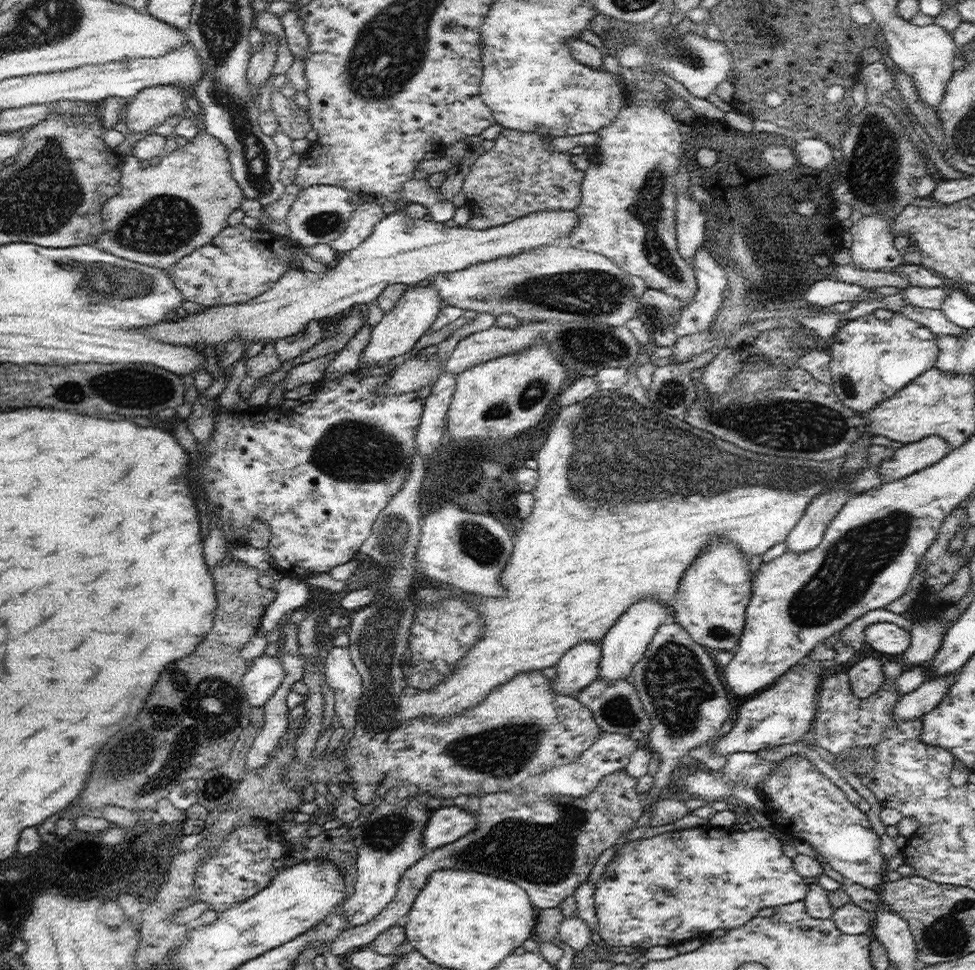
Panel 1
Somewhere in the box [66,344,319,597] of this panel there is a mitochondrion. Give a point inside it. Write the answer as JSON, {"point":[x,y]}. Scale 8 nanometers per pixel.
{"point":[161,377]}

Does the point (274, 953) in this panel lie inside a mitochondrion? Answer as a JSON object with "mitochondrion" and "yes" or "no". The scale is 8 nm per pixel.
{"mitochondrion":"no"}

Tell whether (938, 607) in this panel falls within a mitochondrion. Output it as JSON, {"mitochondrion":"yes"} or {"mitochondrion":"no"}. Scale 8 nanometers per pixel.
{"mitochondrion":"no"}

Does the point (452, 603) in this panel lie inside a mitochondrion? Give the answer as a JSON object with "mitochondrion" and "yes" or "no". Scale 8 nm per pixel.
{"mitochondrion":"no"}

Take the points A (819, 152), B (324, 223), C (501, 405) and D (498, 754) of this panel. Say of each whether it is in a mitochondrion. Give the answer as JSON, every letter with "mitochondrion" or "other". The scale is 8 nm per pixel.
{"A":"other","B":"mitochondrion","C":"mitochondrion","D":"mitochondrion"}

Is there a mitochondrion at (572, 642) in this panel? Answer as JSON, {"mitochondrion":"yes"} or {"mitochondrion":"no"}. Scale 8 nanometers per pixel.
{"mitochondrion":"no"}

